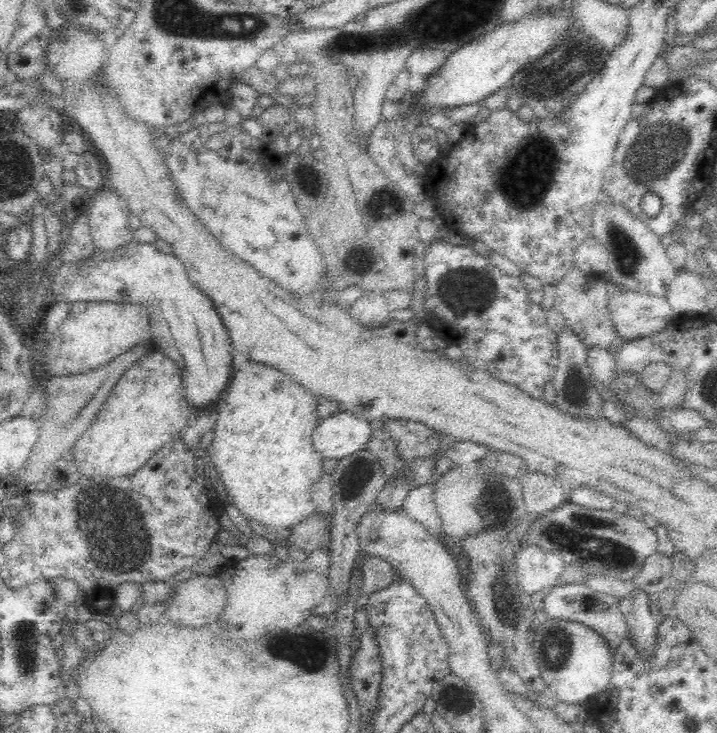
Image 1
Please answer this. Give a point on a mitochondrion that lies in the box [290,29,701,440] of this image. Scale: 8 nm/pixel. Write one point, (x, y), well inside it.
(528, 173)

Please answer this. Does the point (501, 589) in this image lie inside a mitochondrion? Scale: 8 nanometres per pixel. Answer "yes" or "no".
yes

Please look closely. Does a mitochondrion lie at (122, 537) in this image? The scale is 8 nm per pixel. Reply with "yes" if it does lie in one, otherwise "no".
yes

